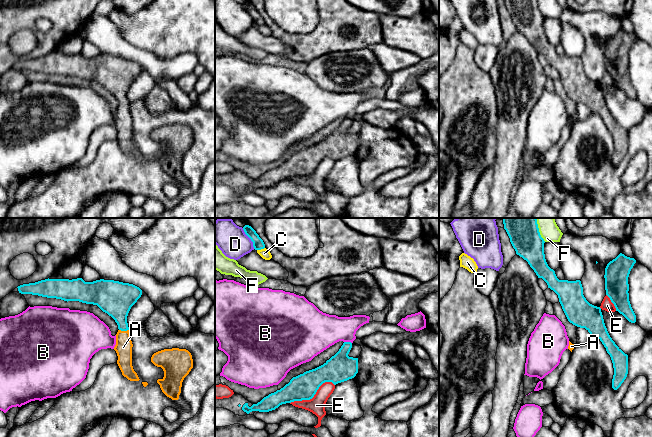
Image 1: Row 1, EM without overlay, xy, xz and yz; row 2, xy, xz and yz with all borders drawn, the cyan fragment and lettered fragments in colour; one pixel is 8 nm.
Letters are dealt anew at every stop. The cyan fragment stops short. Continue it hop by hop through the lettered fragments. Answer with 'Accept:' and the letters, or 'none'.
Accept: A

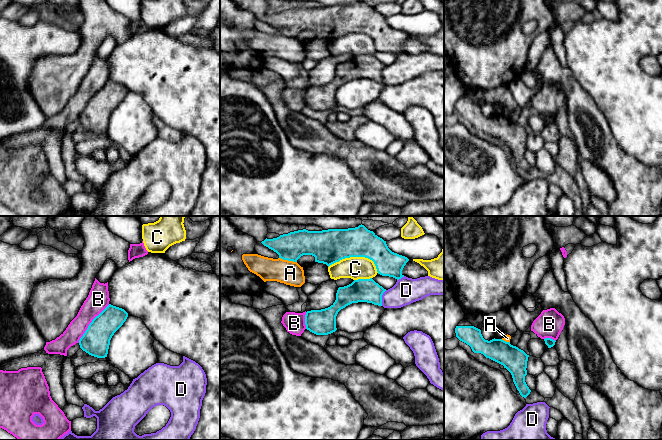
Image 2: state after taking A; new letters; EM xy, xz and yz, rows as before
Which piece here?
Accept: B

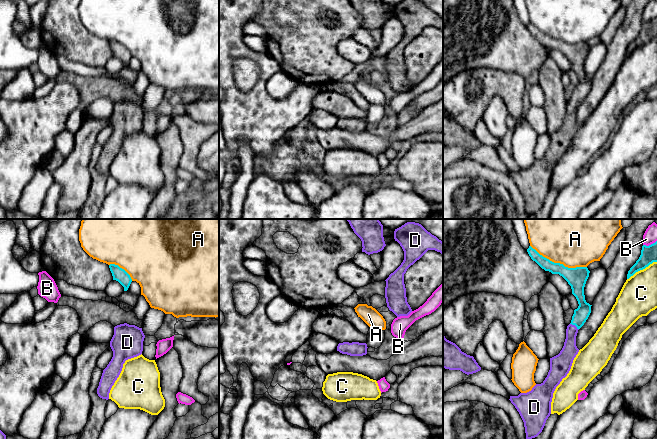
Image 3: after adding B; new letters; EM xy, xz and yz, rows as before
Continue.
Accept: D

